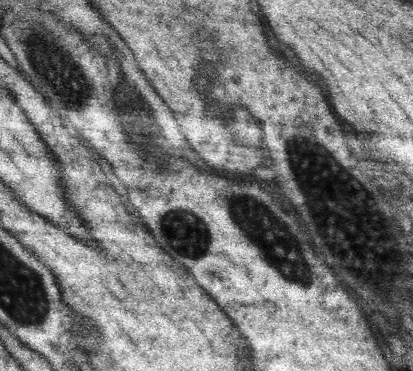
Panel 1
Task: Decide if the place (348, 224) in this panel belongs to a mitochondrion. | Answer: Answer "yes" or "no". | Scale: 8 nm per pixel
yes

